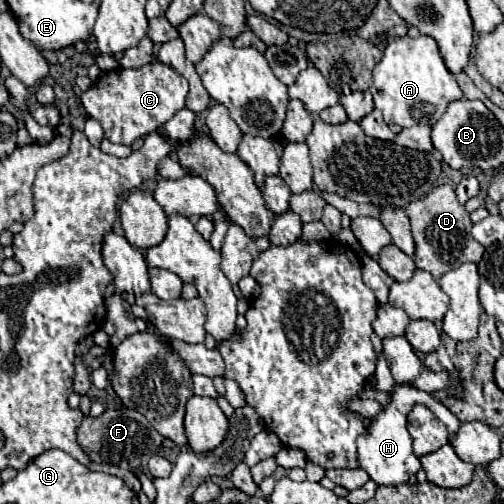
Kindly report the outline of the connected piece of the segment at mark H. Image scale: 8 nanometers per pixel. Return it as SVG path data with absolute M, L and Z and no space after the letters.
M396 385L392 391L392 399L386 407L382 407L380 415L372 419L368 433L358 437L358 461L360 467L370 475L372 481L378 485L404 485L412 475L418 473L420 469L420 459L412 451L412 437L406 429L406 417L416 403L426 403L428 407L436 409L436 403L428 393L420 393L418 389L412 389L410 385Z

